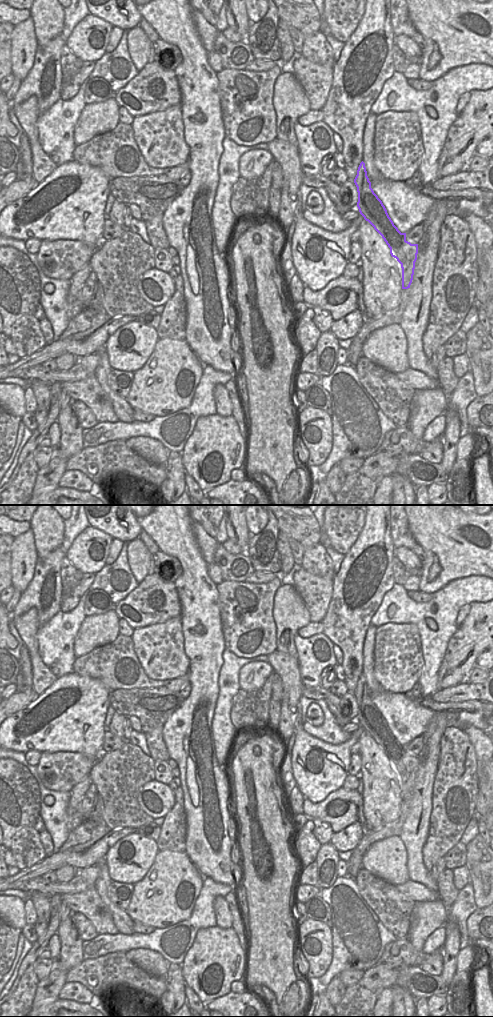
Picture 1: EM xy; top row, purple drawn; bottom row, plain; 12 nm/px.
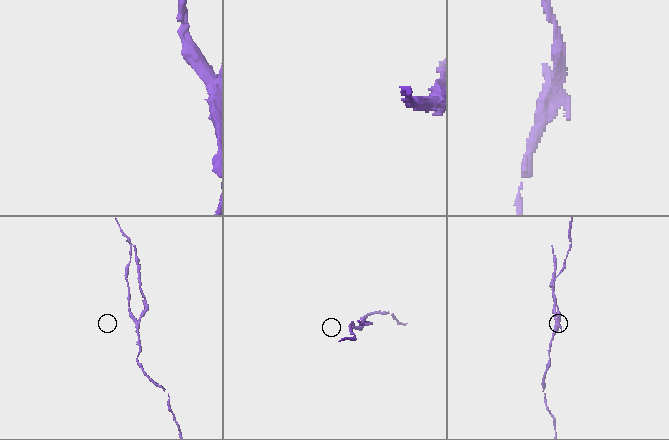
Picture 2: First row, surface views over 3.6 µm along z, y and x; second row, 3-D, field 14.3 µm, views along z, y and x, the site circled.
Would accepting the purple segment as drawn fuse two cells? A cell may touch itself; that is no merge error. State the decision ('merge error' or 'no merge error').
merge error

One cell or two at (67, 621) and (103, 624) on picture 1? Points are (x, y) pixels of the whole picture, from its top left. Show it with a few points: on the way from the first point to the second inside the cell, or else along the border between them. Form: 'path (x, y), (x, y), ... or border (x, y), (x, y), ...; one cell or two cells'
border (86, 616), (78, 629), (73, 644); two cells

